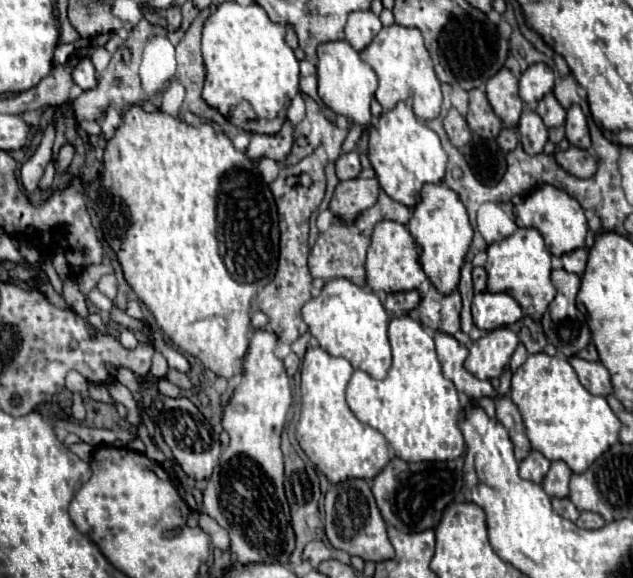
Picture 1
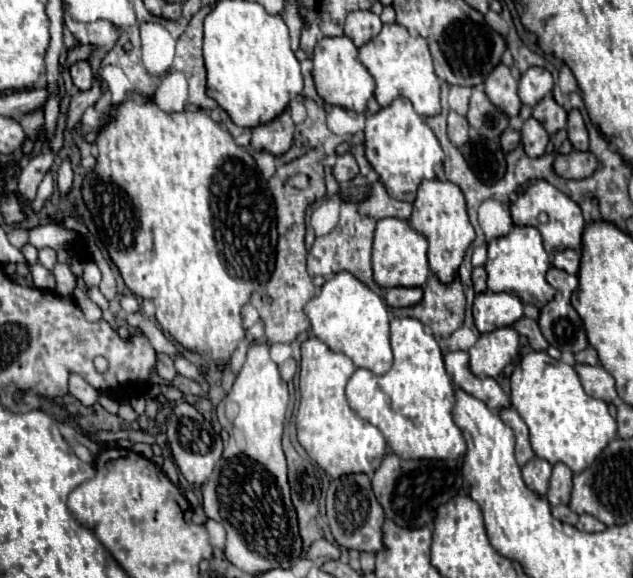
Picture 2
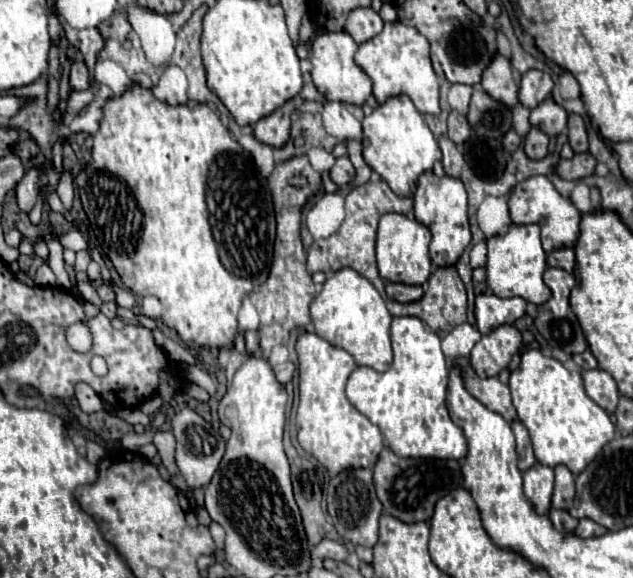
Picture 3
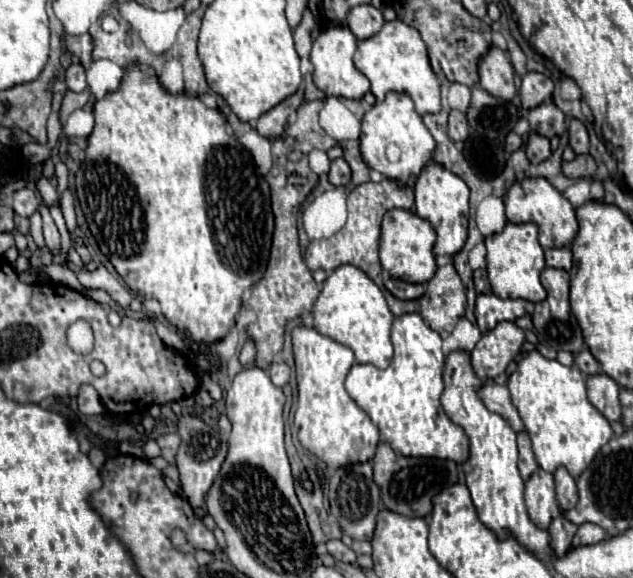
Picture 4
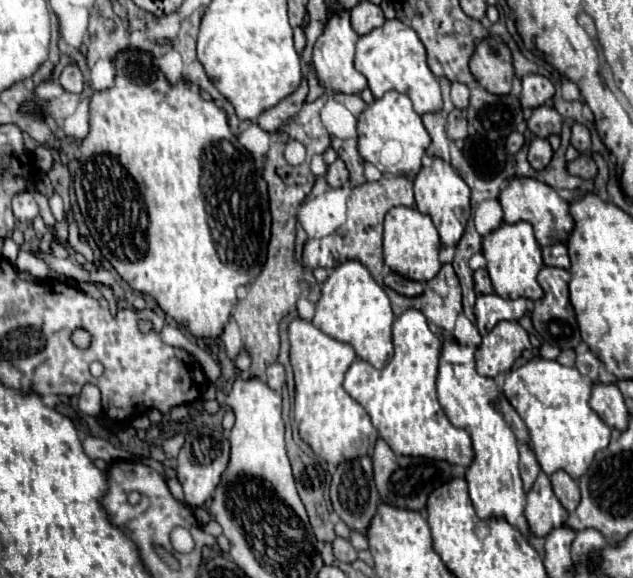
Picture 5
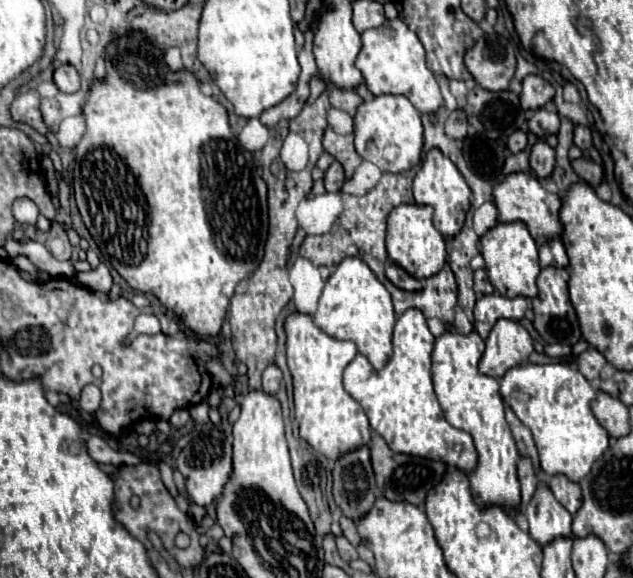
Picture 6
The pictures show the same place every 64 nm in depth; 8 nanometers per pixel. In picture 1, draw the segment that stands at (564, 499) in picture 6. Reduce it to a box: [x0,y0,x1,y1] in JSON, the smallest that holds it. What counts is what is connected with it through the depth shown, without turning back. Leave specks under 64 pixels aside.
[542,462,572,498]

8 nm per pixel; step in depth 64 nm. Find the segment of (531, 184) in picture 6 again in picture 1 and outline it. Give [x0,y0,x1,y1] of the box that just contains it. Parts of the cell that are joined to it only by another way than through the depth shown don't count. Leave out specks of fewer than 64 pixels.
[514,184,588,256]

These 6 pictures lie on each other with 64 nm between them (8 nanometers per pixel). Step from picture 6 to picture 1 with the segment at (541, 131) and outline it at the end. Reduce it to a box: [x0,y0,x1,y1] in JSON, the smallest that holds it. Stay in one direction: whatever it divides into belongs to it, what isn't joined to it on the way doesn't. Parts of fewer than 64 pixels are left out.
[536,92,566,128]

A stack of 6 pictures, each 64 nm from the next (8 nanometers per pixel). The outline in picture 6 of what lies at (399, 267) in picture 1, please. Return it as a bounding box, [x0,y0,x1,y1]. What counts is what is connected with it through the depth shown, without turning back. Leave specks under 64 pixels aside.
[386,204,446,278]

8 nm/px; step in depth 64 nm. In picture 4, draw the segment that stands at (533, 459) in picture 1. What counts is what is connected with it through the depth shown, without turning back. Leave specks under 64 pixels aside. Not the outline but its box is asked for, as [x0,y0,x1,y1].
[526,468,562,530]

